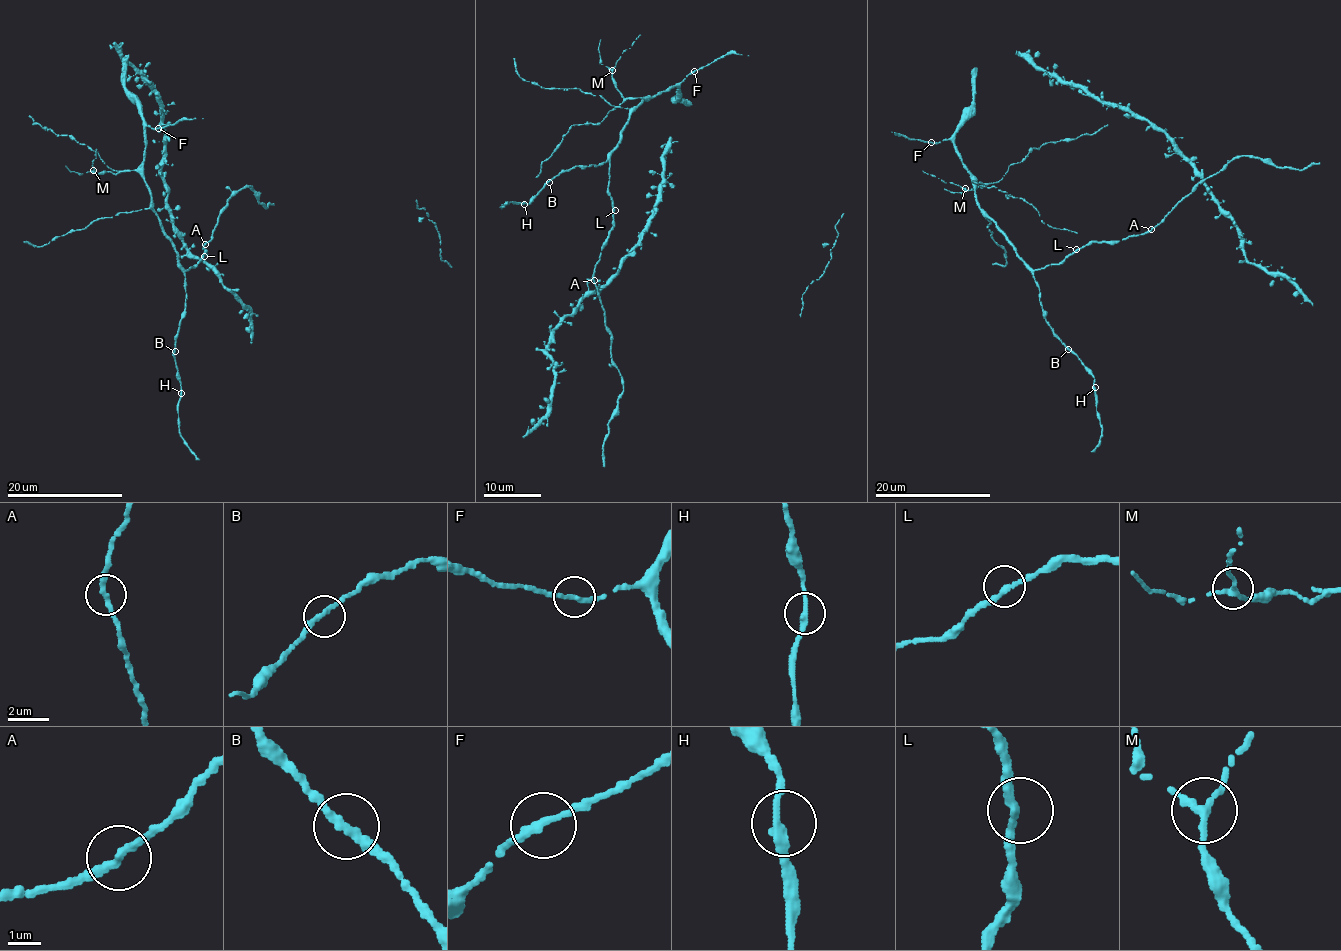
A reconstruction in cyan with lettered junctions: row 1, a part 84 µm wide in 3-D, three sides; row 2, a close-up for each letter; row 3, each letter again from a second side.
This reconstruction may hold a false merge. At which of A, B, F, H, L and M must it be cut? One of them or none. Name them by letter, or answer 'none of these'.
none of these

